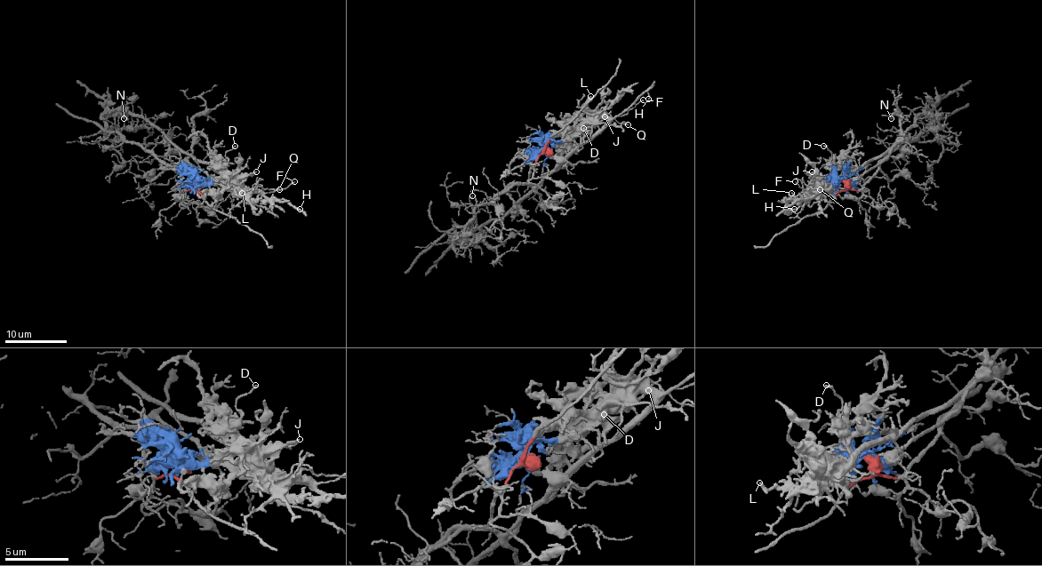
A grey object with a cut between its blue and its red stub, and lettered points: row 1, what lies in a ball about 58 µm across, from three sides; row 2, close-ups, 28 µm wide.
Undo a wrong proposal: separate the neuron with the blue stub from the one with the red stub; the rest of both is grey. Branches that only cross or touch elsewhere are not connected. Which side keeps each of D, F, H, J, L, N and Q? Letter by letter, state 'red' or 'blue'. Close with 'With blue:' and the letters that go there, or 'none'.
D: blue
F: blue
H: blue
J: blue
L: blue
N: blue
Q: blue
With blue: D, F, H, J, L, N, Q

